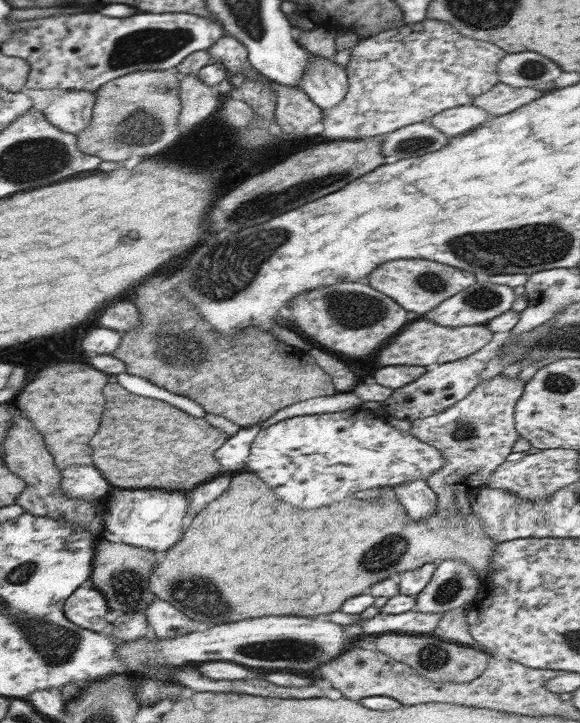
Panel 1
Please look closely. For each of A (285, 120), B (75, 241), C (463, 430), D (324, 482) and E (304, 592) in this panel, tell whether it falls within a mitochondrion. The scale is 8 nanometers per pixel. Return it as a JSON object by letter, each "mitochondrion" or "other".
{"A":"other","B":"other","C":"mitochondrion","D":"other","E":"other"}

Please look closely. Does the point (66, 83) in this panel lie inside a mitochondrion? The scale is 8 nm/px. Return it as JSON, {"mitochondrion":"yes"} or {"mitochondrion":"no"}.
{"mitochondrion":"no"}

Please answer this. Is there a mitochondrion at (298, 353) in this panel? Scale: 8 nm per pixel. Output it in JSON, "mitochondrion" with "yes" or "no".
{"mitochondrion":"no"}

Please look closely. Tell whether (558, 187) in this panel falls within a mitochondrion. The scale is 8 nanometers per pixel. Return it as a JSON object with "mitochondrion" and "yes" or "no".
{"mitochondrion":"no"}

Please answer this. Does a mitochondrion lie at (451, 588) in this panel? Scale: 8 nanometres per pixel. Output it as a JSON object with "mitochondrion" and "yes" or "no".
{"mitochondrion":"yes"}

